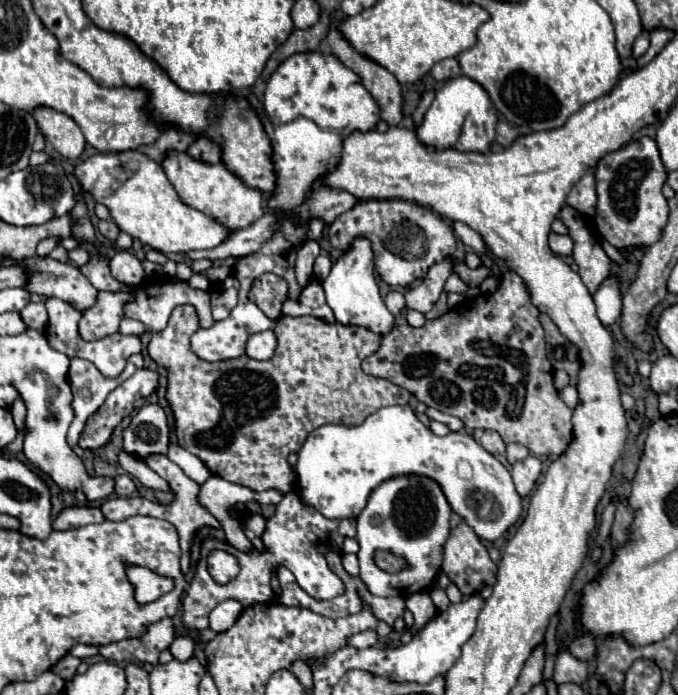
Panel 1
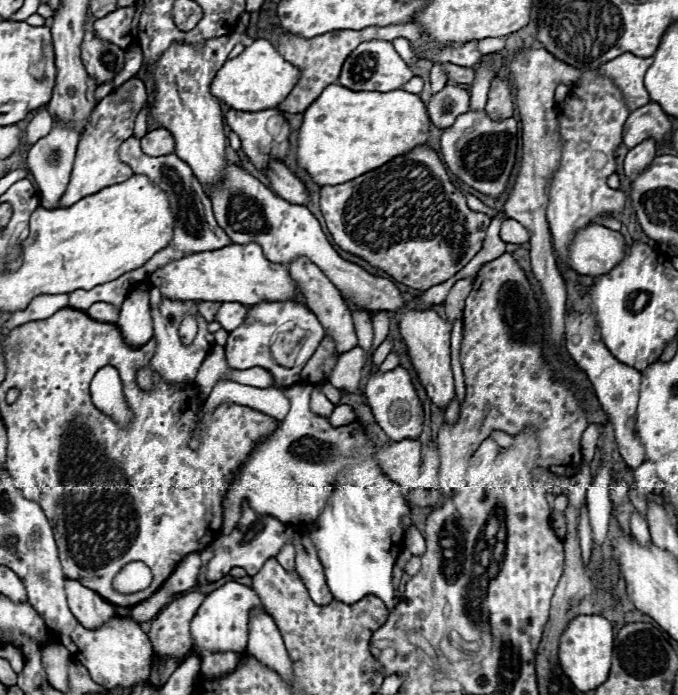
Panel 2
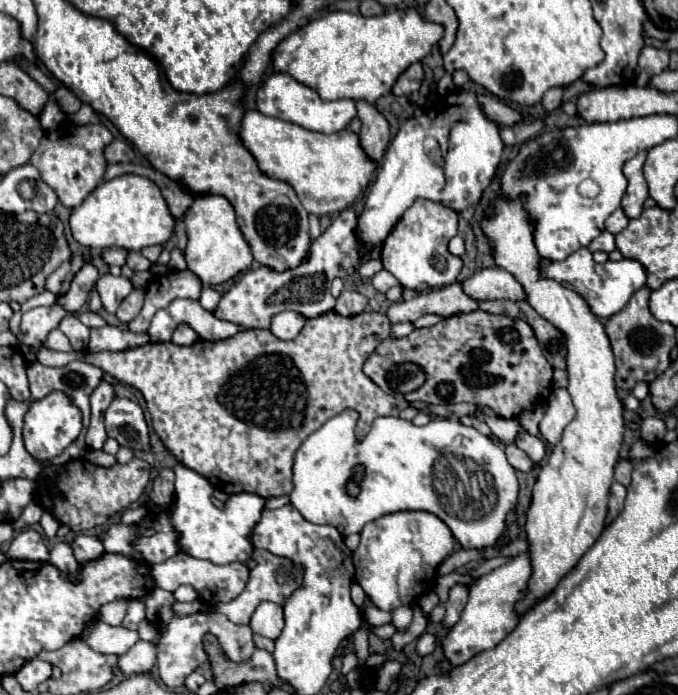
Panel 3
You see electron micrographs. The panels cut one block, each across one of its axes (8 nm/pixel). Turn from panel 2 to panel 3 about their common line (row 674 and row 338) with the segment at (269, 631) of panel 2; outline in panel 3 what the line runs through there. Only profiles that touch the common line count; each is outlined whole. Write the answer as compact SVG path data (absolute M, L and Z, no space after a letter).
M290 312L290 314L276 314L272 318L270 330L280 340L294 340L300 334L304 324L306 324L306 318L302 318L302 314L294 314L294 312Z

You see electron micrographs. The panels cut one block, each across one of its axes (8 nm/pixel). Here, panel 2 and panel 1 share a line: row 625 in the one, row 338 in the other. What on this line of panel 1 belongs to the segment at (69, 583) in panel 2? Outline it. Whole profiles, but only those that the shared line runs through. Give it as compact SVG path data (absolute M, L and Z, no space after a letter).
M100 292L98 302L82 314L82 320L78 324L78 332L82 340L94 342L110 334L116 334L122 320L122 306L128 300L132 300L130 294Z

